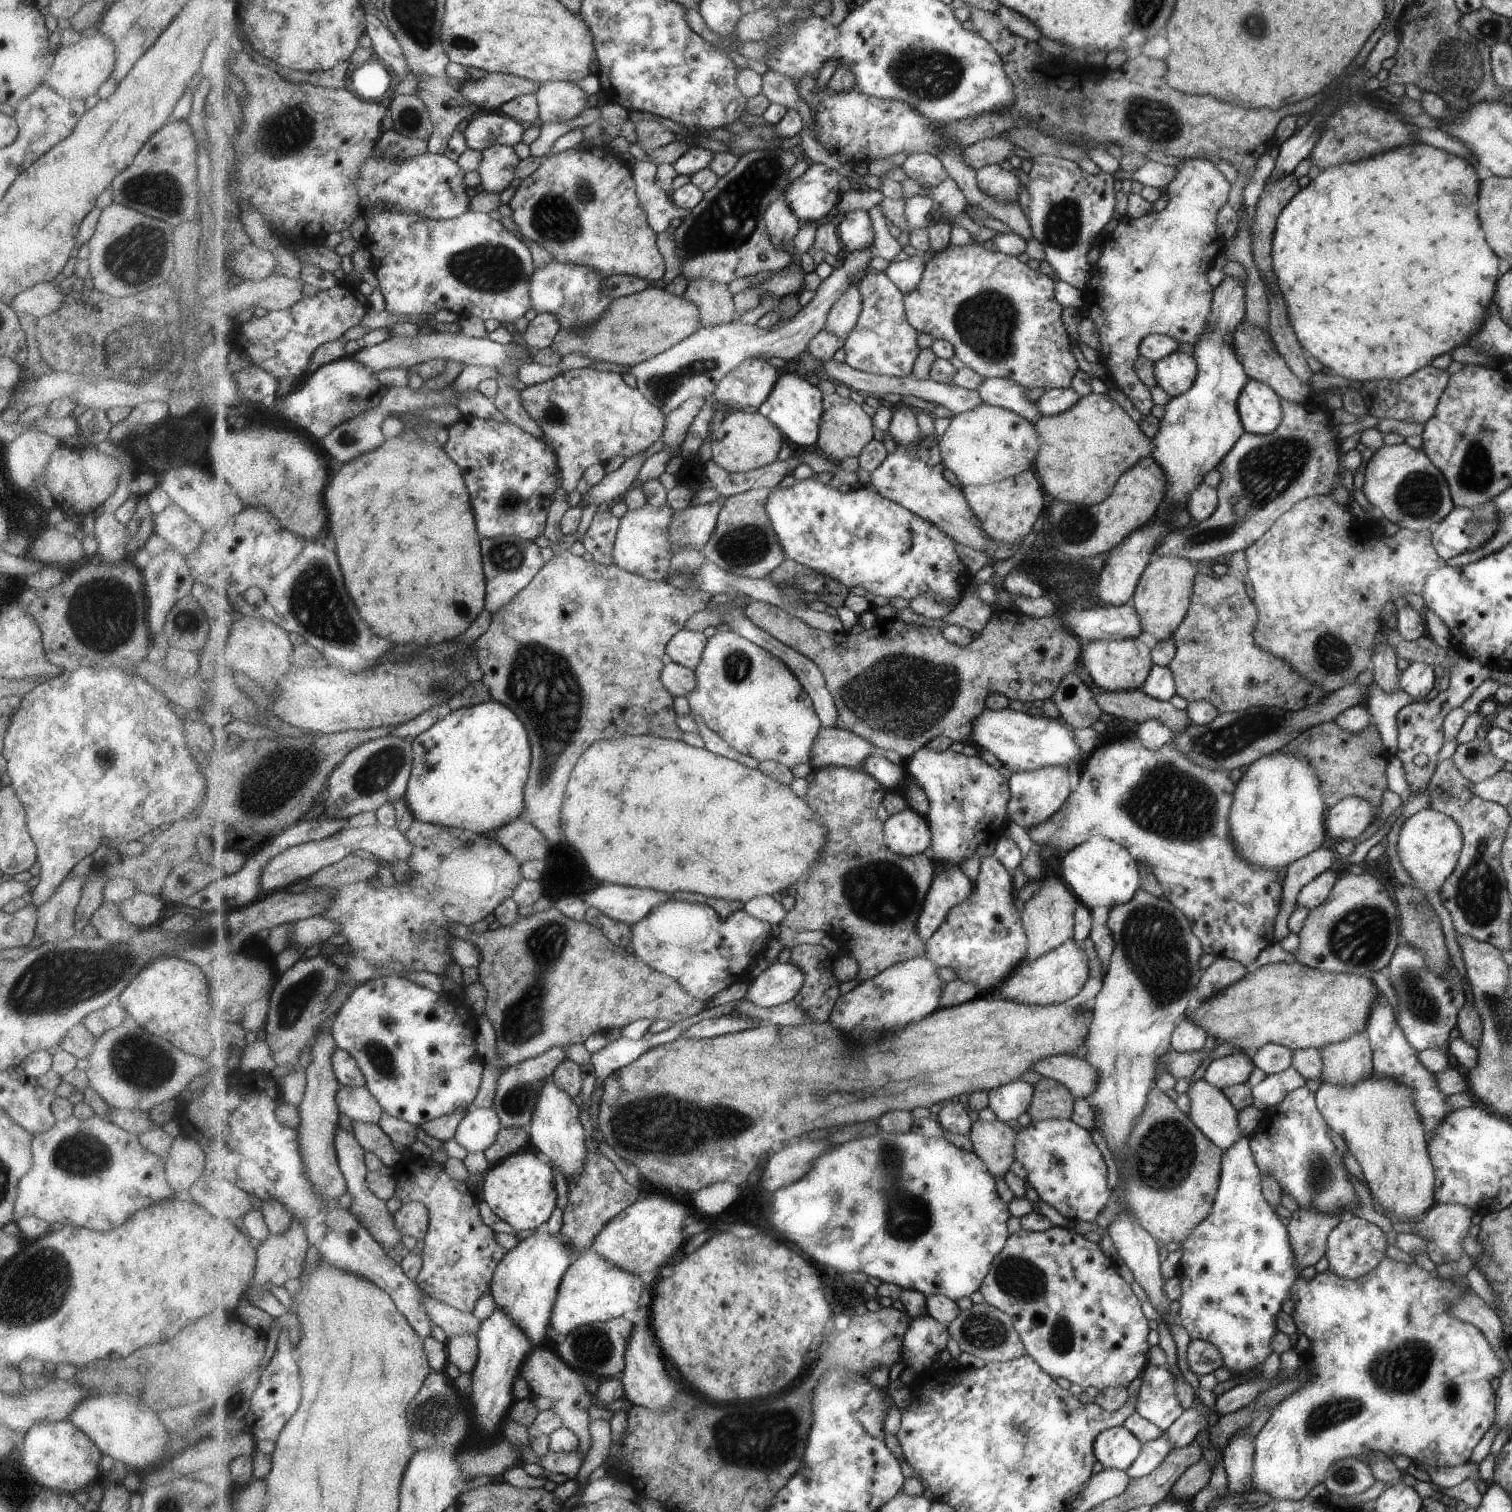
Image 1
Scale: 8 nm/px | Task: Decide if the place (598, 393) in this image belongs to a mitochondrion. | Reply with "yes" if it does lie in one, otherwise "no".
no

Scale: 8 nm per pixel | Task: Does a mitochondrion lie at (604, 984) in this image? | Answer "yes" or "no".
no

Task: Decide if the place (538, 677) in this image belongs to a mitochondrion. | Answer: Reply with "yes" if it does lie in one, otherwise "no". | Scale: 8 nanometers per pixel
yes

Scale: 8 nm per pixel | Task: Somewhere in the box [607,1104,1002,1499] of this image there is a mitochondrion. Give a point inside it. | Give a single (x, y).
(908, 1217)

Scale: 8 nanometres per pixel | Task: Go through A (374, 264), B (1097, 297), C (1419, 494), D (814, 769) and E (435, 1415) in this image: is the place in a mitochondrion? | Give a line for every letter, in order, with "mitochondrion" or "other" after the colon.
A: other
B: other
C: mitochondrion
D: other
E: mitochondrion

